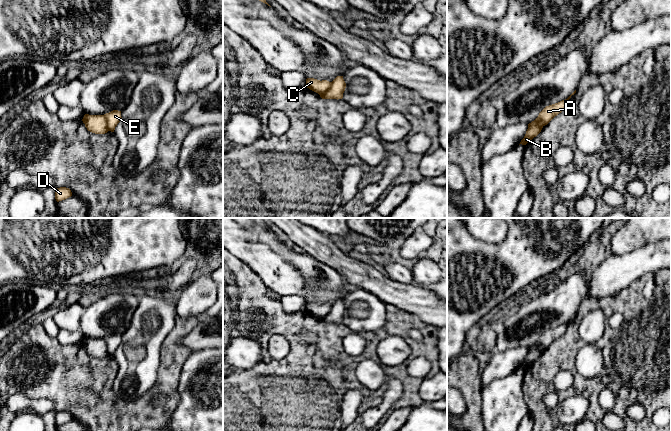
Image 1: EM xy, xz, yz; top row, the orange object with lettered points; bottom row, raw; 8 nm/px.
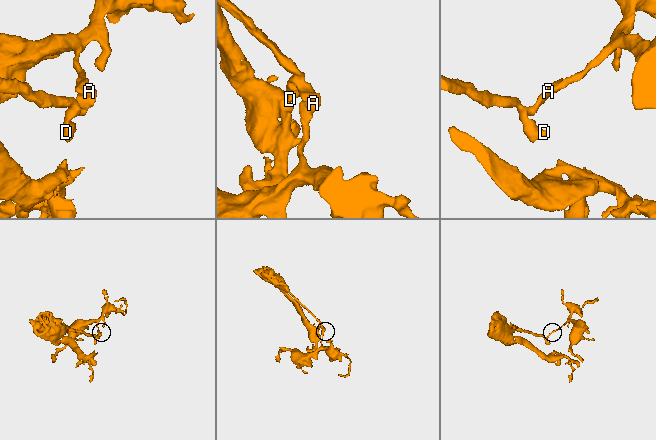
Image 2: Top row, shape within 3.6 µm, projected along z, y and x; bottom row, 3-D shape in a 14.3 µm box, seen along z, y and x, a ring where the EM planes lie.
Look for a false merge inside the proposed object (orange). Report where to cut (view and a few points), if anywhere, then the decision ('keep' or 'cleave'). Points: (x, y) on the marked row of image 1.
cut xz (331, 82), (330, 86), (319, 94); cleave

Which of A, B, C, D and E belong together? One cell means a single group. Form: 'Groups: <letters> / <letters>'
Groups: A E / B C D

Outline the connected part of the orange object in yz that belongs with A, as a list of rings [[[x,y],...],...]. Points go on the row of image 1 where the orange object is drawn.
[[[576,90],[565,100],[562,100],[558,103],[546,106],[538,115],[538,119],[542,126],[547,125],[555,116],[565,110],[569,99],[572,95],[576,93]]]

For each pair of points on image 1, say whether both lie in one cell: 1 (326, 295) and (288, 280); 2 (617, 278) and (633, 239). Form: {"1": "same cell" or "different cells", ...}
{"1": "different cells", "2": "different cells"}

